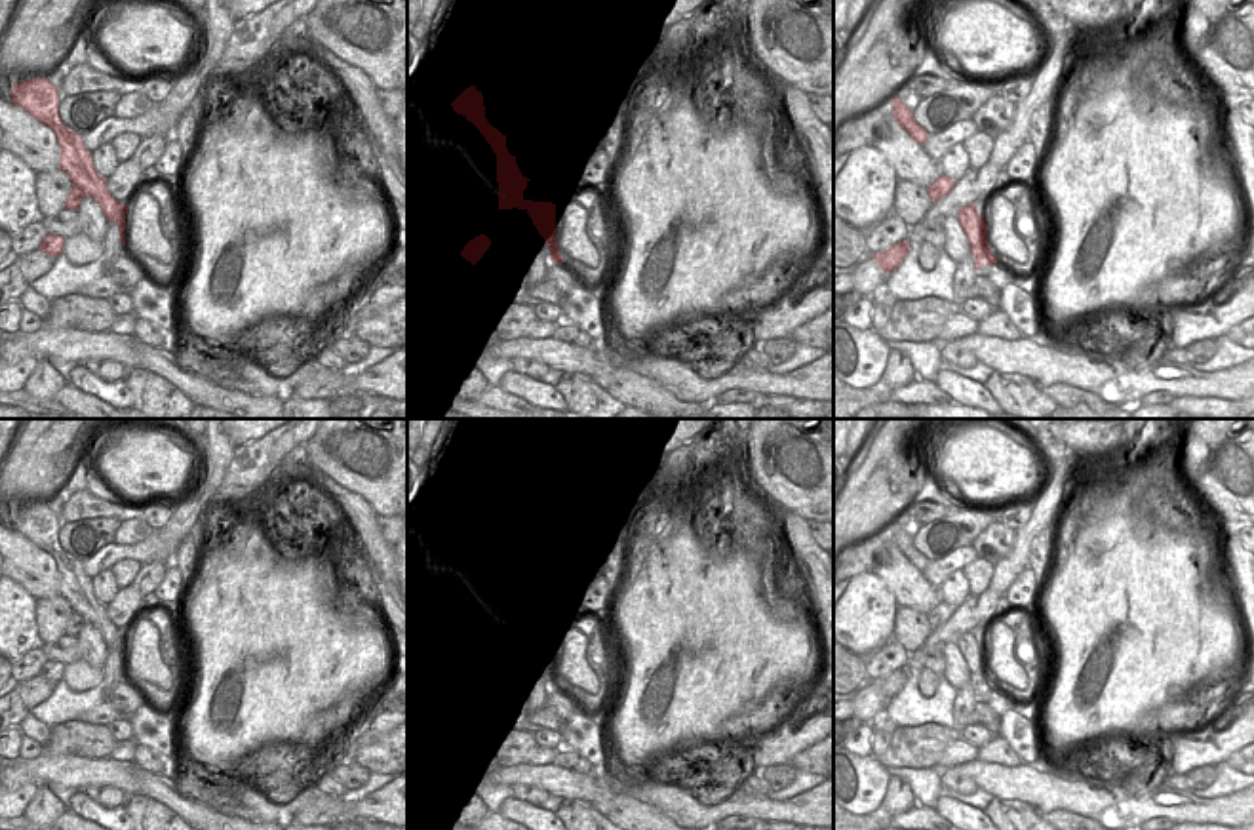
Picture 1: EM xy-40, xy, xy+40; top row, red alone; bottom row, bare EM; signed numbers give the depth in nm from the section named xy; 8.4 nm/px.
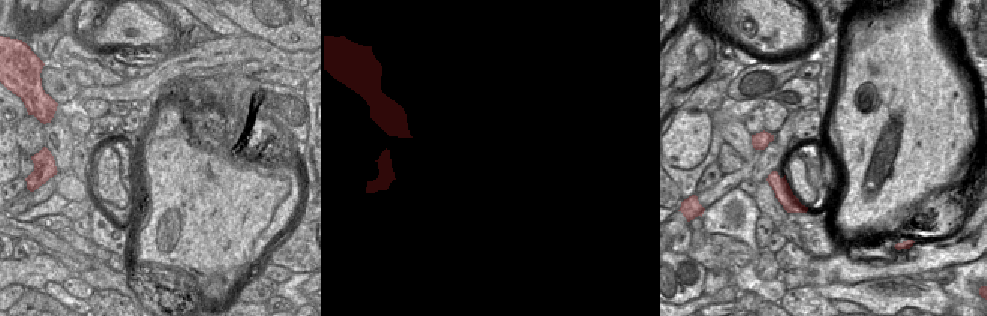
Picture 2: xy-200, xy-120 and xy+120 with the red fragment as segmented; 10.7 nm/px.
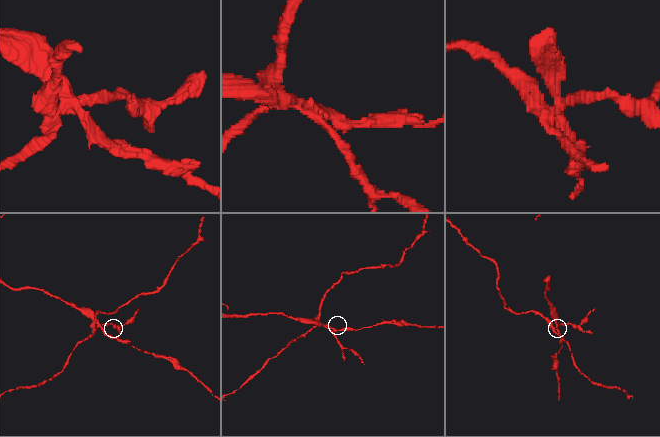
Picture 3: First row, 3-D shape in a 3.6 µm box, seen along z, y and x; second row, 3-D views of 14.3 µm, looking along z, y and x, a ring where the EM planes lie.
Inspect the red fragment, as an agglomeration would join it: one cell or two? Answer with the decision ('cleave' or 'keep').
cleave

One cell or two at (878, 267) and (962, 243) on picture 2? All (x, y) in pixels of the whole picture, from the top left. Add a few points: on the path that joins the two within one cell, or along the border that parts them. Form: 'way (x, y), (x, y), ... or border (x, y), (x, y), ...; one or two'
way (899, 262), (941, 252); one

